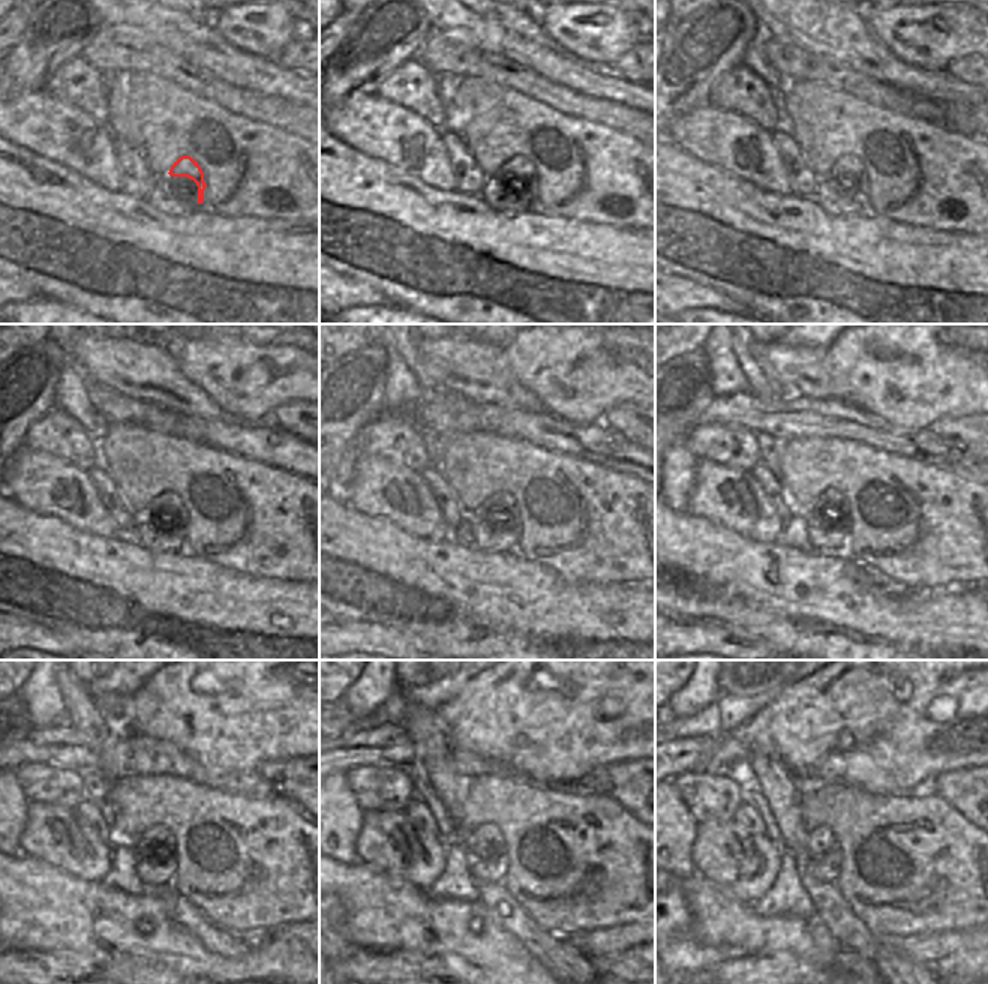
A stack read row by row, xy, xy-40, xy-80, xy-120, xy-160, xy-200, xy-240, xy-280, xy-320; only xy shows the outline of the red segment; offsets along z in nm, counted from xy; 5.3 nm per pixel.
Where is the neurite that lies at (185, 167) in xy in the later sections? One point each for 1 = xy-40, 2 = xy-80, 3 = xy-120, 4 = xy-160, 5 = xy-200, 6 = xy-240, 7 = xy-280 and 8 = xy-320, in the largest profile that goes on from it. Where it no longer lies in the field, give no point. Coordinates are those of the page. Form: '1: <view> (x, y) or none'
1: xy-40 (520, 167)
2: xy-80 (849, 167)
3: xy-120 (170, 503)
4: xy-160 (501, 501)
5: xy-200 (831, 503)
6: xy-240 (156, 840)
7: xy-280 (488, 840)
8: xy-320 (820, 840)

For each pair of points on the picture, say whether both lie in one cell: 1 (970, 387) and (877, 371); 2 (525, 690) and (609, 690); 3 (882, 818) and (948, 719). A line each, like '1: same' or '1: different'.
1: same
2: same
3: different

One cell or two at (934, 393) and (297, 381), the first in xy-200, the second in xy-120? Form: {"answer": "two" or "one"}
{"answer": "one"}

